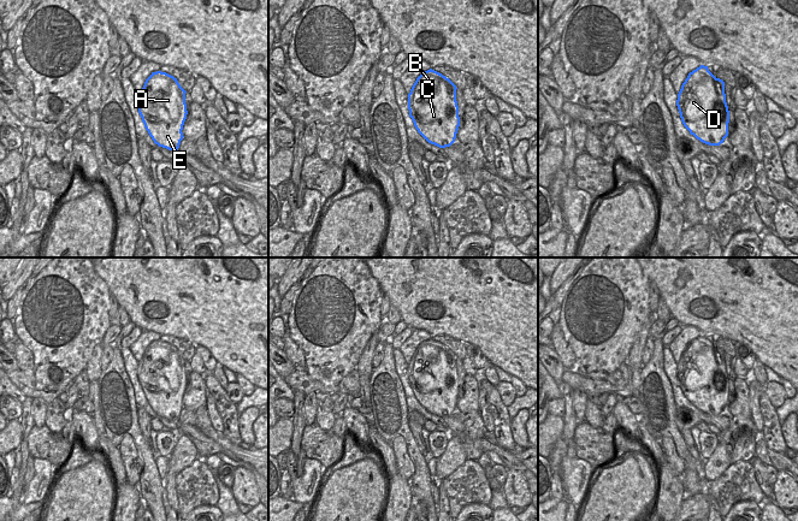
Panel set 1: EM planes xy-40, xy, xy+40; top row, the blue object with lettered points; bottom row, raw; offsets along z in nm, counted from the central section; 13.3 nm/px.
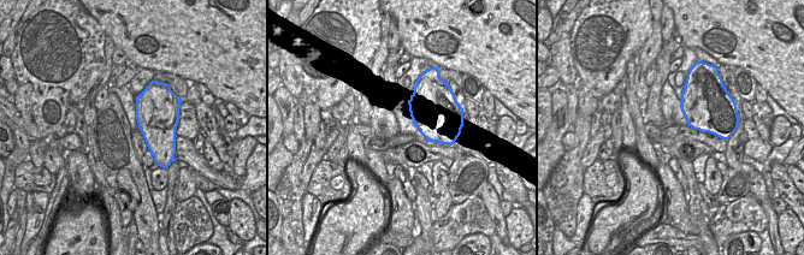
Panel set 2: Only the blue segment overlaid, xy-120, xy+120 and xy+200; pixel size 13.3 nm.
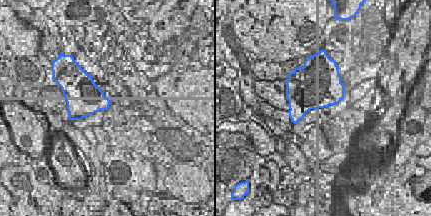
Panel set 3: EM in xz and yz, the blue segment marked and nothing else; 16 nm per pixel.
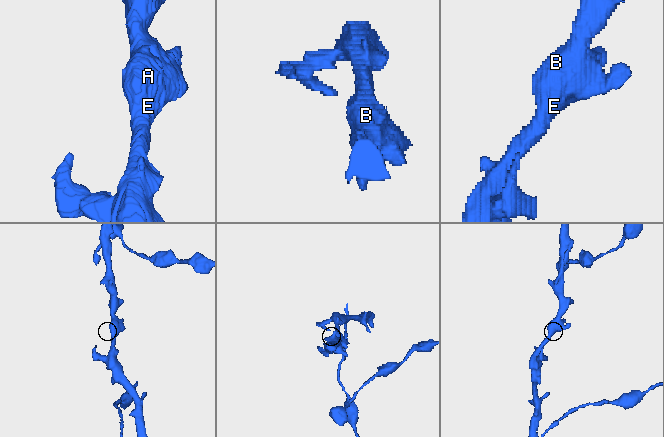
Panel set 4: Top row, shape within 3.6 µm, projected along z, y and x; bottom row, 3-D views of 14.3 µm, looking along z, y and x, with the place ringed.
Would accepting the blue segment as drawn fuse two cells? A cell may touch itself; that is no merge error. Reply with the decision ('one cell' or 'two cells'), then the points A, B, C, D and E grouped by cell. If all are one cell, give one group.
one cell; groups A B C D E

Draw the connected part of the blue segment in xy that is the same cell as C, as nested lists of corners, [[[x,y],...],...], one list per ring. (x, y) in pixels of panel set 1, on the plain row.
[[[430,338],[422,342],[408,363],[408,379],[418,402],[431,414],[450,416],[460,396],[456,355]]]

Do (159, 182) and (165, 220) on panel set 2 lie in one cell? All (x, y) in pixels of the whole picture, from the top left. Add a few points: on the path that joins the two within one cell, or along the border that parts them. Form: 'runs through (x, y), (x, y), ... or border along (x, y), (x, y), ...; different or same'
border along (166, 168), (167, 185); different

